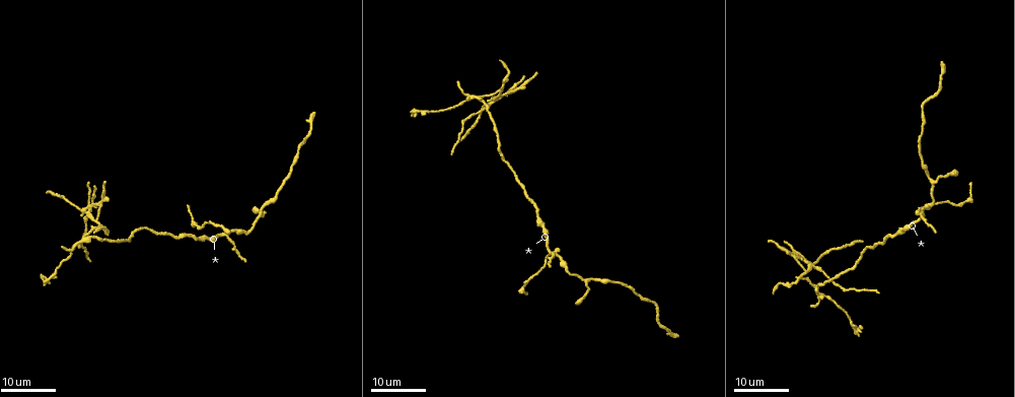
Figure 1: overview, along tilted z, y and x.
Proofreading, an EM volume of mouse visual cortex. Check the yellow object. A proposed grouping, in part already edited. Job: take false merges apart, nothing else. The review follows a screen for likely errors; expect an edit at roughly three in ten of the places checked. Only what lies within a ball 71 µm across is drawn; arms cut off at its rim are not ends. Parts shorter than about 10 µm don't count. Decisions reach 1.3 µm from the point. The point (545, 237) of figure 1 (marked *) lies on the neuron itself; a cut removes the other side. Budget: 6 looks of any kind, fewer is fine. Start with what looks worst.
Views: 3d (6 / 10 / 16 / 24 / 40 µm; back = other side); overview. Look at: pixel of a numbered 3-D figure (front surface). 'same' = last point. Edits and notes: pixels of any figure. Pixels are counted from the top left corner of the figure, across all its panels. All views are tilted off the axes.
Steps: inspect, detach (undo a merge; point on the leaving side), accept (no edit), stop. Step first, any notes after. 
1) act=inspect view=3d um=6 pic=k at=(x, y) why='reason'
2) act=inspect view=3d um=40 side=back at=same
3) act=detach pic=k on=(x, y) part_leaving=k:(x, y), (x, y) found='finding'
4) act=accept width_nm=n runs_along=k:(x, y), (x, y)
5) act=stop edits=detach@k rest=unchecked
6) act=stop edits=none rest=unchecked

act=inspect view=3d um=16 pic=1 at=(228, 232) why='four arms meet'

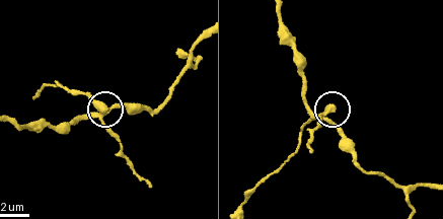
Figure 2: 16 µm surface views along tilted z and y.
act=inspect view=3d um=10 pic=2 at=(326, 114)

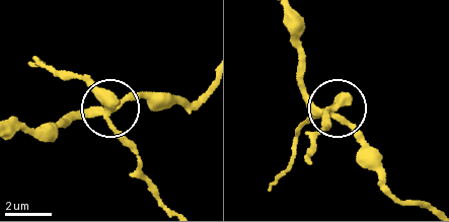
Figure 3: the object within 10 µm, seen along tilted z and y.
act=inspect view=3d um=6 pic=3 at=(340, 109)

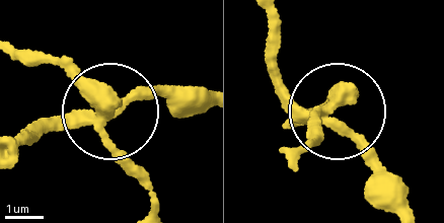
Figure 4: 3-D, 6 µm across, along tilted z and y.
act=detach pic=4 on=(131, 168) width_nm=350 found='two neurons meet here'

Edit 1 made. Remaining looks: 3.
act=inspect view=overview why='redraw'

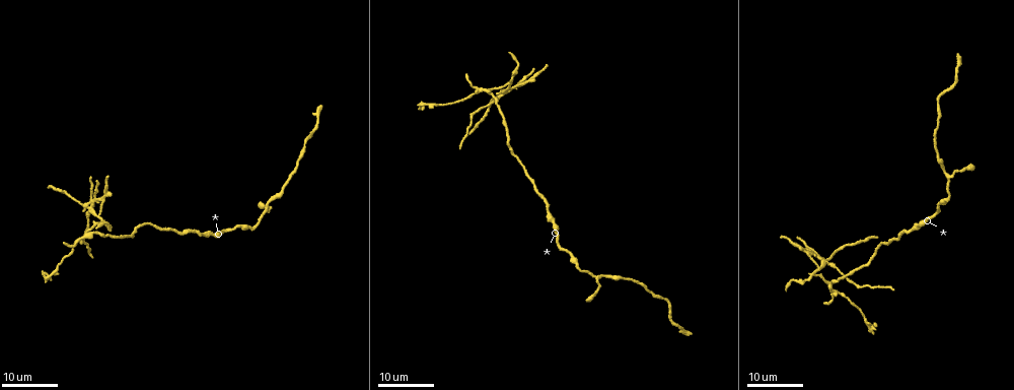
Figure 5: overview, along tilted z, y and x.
act=inspect view=3d um=24 pic=5 at=(87, 230) why='three-way junction'

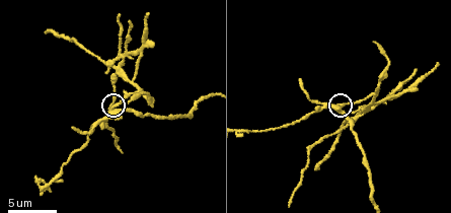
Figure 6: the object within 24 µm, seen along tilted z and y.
act=inspect view=3d um=10 pic=6 at=(114, 108)

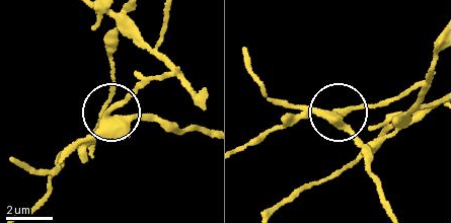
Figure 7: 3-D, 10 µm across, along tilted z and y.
act=detach pic=7 on=(120, 106) side_arm_um=15 found='a second neuron is stuck on'

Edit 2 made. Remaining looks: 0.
act=stop edits=detach@4,detach@7 rest=unchecked

